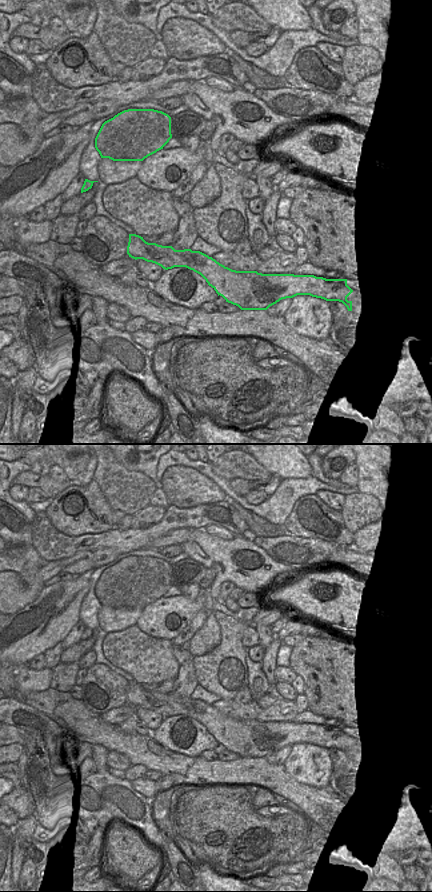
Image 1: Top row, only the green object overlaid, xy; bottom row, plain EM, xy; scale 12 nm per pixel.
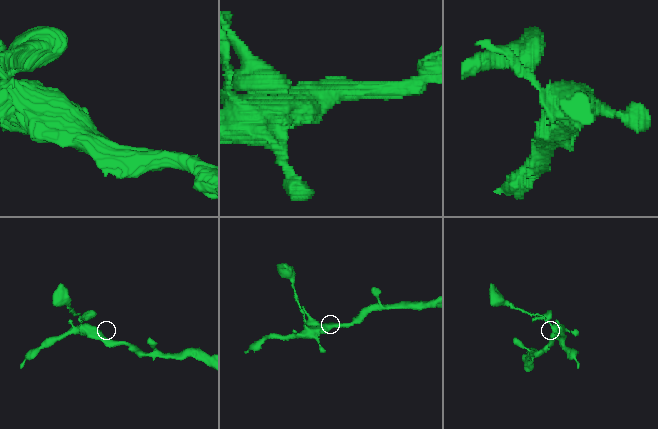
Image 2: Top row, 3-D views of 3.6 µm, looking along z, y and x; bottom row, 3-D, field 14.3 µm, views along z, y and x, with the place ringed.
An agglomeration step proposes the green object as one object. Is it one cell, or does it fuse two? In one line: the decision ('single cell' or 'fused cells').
fused cells

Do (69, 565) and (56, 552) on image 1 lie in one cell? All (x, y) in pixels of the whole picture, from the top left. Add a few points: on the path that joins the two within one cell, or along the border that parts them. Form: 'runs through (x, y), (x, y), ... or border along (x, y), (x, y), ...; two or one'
border along (84, 550), (58, 560); two

